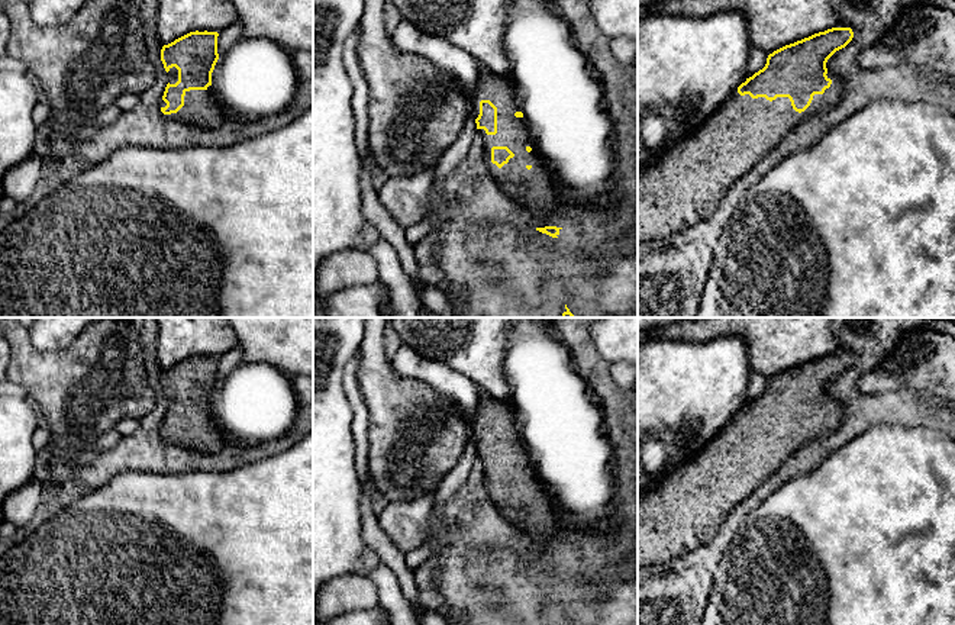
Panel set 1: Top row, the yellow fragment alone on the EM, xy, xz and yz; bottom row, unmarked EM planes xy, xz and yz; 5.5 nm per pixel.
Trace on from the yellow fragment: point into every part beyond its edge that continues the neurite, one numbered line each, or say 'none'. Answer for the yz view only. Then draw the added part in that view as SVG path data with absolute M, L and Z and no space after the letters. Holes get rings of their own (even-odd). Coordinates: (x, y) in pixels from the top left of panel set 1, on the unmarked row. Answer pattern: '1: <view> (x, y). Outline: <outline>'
1: yz (686, 508). Outline: M833 397L826 400L832 405L830 412L823 419L814 419L801 438L793 434L788 422L770 426L765 422L741 421L736 413L701 450L683 460L655 486L638 492L638 567L668 563L706 544L726 516L793 452L836 431L843 419L843 407Z

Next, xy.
1: xy (200, 434). Outline: M209 410L206 415L185 416L184 431L177 438L167 439L167 442L213 454L223 447L226 439L225 434L214 425L212 410Z

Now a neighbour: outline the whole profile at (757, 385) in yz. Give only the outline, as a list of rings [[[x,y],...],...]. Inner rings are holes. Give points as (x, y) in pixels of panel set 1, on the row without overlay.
[[[752,374],[746,389],[746,403],[762,394],[767,389],[768,380],[761,374]]]

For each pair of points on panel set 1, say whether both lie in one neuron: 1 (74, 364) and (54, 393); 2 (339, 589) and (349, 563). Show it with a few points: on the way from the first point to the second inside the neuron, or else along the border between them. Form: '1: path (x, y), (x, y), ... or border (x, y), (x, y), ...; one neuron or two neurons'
1: path (74, 371), (61, 386); one neuron
2: border (354, 573), (334, 576), (328, 582); two neurons

